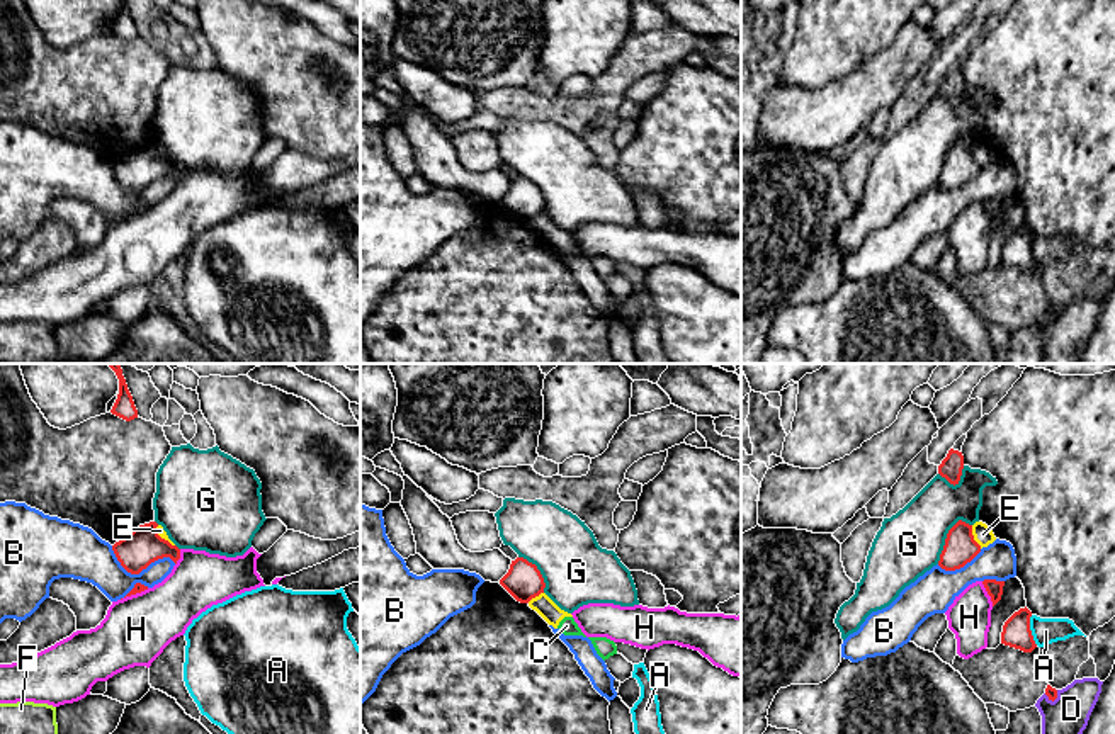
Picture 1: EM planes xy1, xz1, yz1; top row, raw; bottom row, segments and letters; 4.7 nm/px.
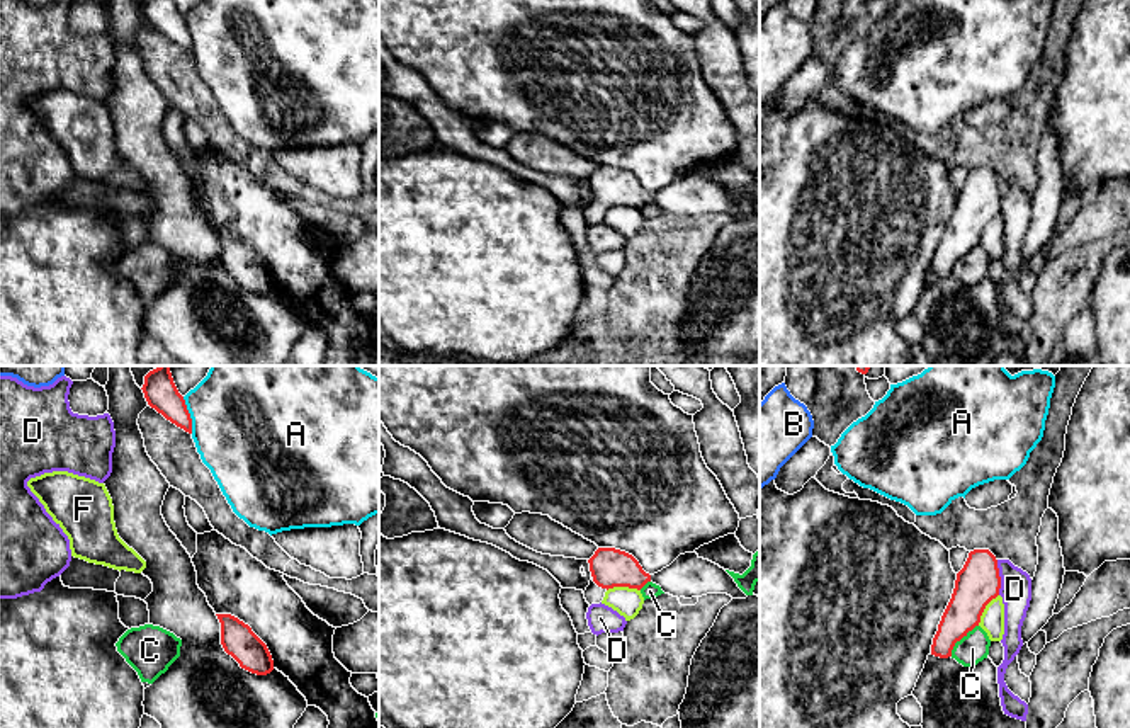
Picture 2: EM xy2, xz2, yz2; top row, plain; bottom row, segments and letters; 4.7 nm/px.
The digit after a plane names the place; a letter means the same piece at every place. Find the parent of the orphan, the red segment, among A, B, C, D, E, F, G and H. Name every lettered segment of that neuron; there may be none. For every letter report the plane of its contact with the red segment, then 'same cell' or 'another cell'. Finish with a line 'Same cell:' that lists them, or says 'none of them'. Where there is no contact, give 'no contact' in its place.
A: meets red in xy2; another cell
B: meets red in xy1; another cell
C: meets red in yz2; another cell
D: meets red in yz2; another cell
E: meets red in yz1; another cell
F: meets red in xz2; another cell
G: meets red in yz1; another cell
H: meets red in yz1; another cell
Same cell: none of them

